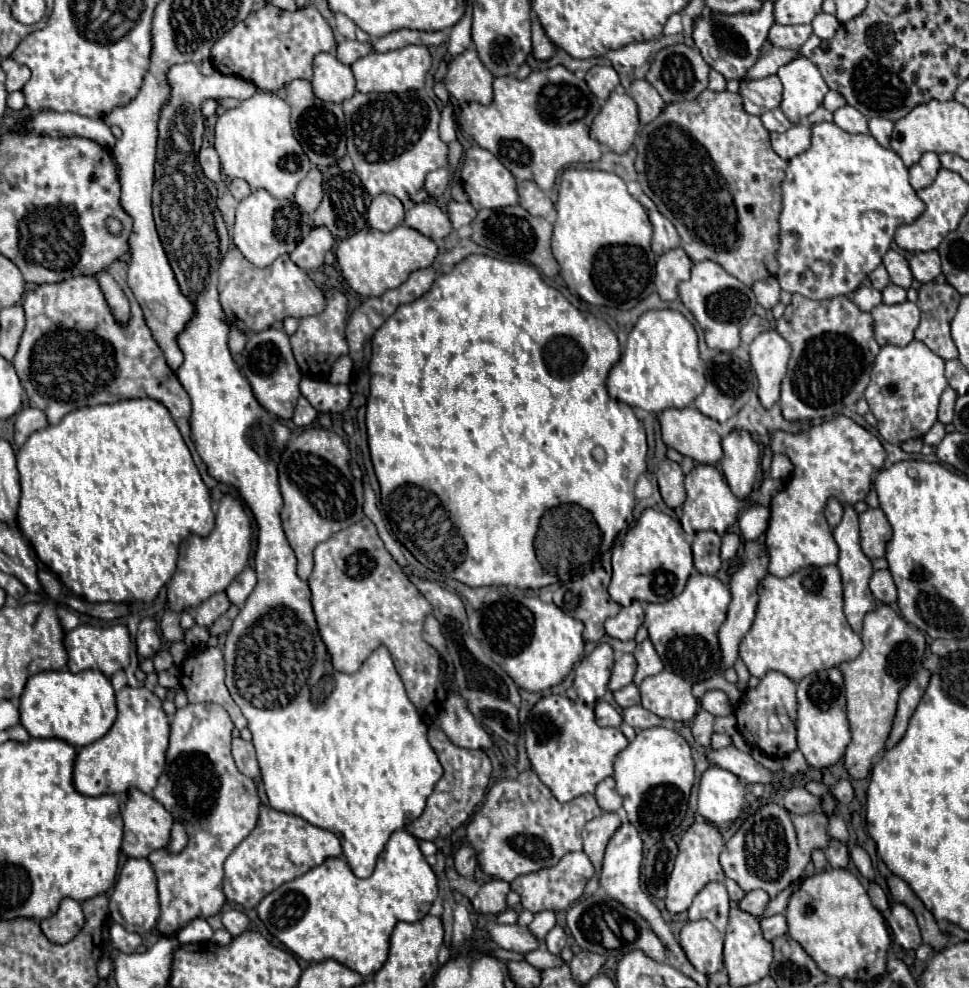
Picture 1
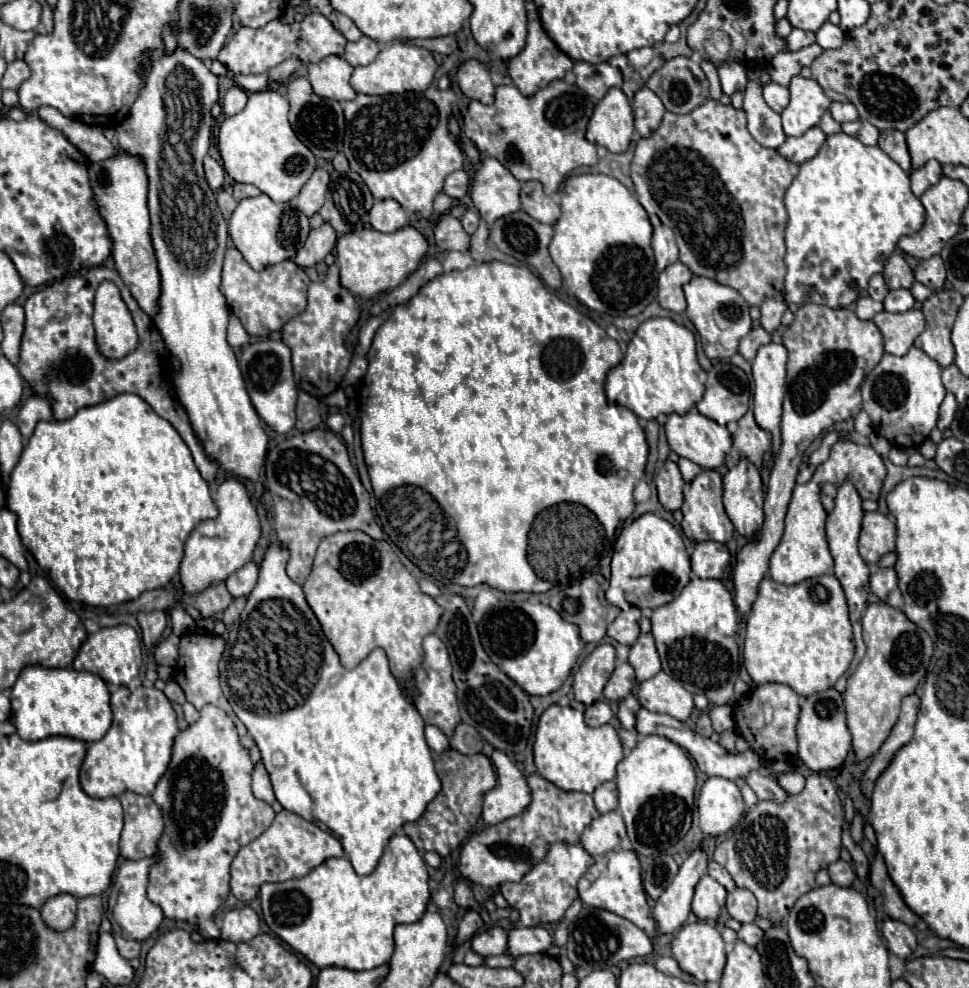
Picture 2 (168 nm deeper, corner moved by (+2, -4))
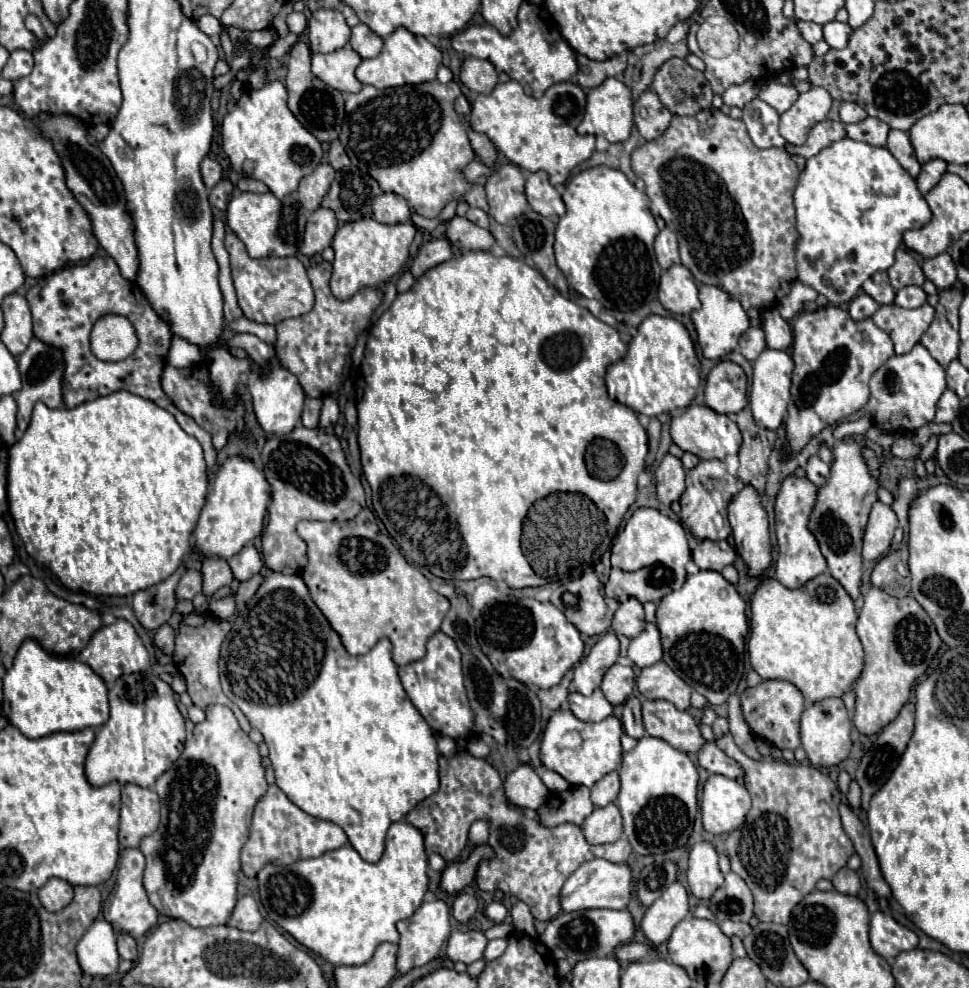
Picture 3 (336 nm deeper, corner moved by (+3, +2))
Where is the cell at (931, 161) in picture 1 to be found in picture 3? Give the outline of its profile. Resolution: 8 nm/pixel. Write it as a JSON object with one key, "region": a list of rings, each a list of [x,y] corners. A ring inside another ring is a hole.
{"region":[[[930,159],[928,163],[922,165],[922,171],[916,179],[918,189],[920,189],[922,195],[926,195],[940,181],[940,177],[946,173],[946,165],[948,163],[944,159]]]}

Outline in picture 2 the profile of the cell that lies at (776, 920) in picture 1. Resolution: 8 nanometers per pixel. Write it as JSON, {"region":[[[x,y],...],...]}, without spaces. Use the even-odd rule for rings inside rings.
{"region":[[[747,923],[747,925],[741,925],[741,929],[737,931],[737,937],[739,939],[743,939],[747,945],[757,945],[759,941],[761,941],[761,935],[763,935],[763,931],[755,925],[755,923]]]}

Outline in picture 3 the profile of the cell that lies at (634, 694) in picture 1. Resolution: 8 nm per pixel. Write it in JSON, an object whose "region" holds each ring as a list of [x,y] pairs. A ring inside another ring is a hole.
{"region":[[[628,697],[628,701],[624,703],[622,725],[624,725],[624,731],[626,731],[630,737],[634,737],[634,739],[640,739],[640,737],[646,735],[644,725],[642,725],[640,699],[638,699],[638,697]]]}

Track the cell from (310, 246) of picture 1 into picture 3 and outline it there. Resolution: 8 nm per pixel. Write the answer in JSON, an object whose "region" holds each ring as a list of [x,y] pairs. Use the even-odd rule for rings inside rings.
{"region":[[[316,209],[306,223],[306,235],[300,245],[302,255],[316,255],[322,253],[330,243],[336,233],[338,221],[330,209]]]}

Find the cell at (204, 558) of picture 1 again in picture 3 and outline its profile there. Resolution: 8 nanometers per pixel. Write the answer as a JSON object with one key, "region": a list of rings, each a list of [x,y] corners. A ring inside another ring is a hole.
{"region":[[[242,457],[226,459],[226,463],[216,473],[214,487],[194,529],[194,549],[198,551],[200,559],[204,557],[230,559],[236,553],[240,553],[240,549],[246,543],[254,541],[262,533],[268,503],[266,487],[268,481],[252,461]]]}

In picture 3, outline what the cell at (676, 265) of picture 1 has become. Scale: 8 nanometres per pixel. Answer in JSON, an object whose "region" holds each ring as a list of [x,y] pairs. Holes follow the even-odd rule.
{"region":[[[682,263],[666,269],[660,277],[657,299],[664,309],[672,311],[674,315],[688,315],[690,311],[698,309],[698,287],[690,269],[686,269]]]}

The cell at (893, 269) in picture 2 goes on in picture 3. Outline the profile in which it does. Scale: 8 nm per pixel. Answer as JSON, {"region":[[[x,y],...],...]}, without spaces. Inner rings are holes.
{"region":[[[906,249],[896,251],[896,263],[888,269],[888,277],[896,291],[906,285],[922,285],[926,279],[920,265]]]}

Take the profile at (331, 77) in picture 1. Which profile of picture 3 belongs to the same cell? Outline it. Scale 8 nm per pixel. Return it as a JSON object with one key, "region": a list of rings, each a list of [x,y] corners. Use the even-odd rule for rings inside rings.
{"region":[[[346,45],[328,55],[314,53],[312,73],[326,85],[332,85],[332,89],[358,93],[362,89],[362,83],[358,83],[358,79],[354,77],[354,69],[360,65],[360,61],[362,57],[350,45]]]}

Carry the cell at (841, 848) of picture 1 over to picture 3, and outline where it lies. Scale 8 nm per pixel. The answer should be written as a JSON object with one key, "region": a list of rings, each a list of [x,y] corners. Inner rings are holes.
{"region":[[[842,867],[834,877],[832,877],[832,883],[834,883],[834,889],[840,891],[840,893],[848,893],[848,895],[856,895],[858,889],[860,889],[860,879],[858,875],[848,869],[848,867]]]}

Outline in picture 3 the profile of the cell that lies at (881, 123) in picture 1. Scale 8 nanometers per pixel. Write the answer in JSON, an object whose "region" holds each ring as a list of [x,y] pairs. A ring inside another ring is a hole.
{"region":[[[892,129],[892,131],[888,133],[886,149],[898,159],[898,163],[900,163],[912,177],[918,177],[918,173],[920,173],[920,163],[916,161],[914,149],[912,149],[912,143],[910,143],[910,137],[908,137],[906,131]]]}

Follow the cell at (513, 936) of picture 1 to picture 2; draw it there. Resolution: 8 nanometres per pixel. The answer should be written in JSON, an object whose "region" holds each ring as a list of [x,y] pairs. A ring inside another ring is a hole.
{"region":[[[491,927],[491,929],[483,931],[481,935],[477,933],[471,939],[471,951],[475,951],[481,957],[503,955],[505,953],[505,943],[507,943],[507,933],[501,927]]]}

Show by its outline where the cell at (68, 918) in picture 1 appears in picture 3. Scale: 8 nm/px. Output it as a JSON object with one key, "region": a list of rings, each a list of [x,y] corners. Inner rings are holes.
{"region":[[[50,879],[40,891],[38,891],[40,903],[44,905],[44,909],[48,911],[60,911],[64,907],[68,907],[72,903],[74,897],[74,889],[72,885],[68,885],[62,879]]]}

